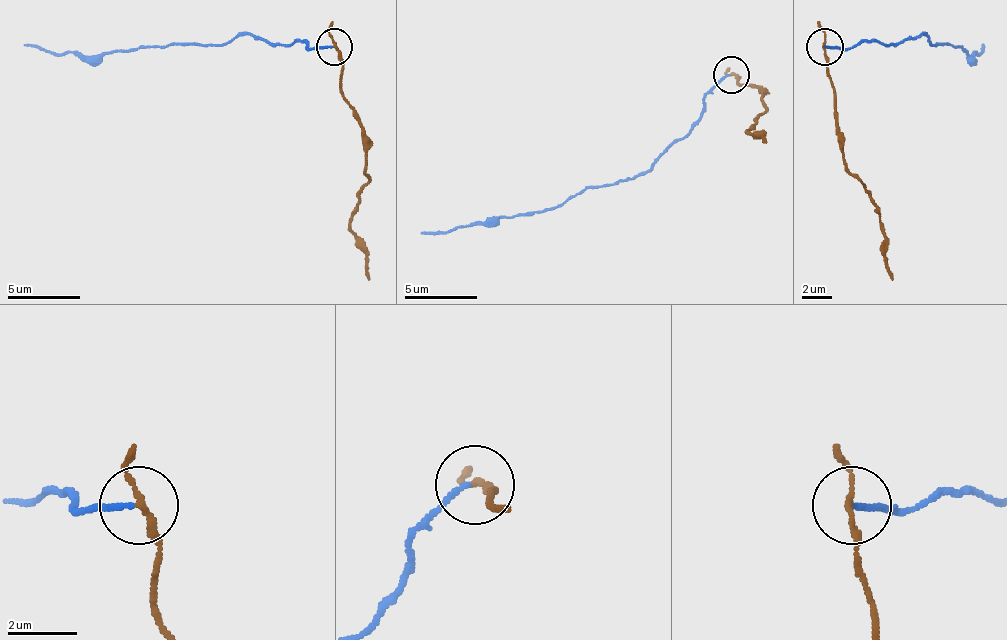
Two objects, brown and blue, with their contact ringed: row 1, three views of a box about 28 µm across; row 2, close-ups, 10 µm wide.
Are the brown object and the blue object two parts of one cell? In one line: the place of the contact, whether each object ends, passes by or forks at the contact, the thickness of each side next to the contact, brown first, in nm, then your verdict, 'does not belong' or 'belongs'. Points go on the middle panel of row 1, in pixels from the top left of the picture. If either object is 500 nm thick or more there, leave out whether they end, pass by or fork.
(731, 75) | brown passes by | blue ends | 150/150 nm | does not belong

